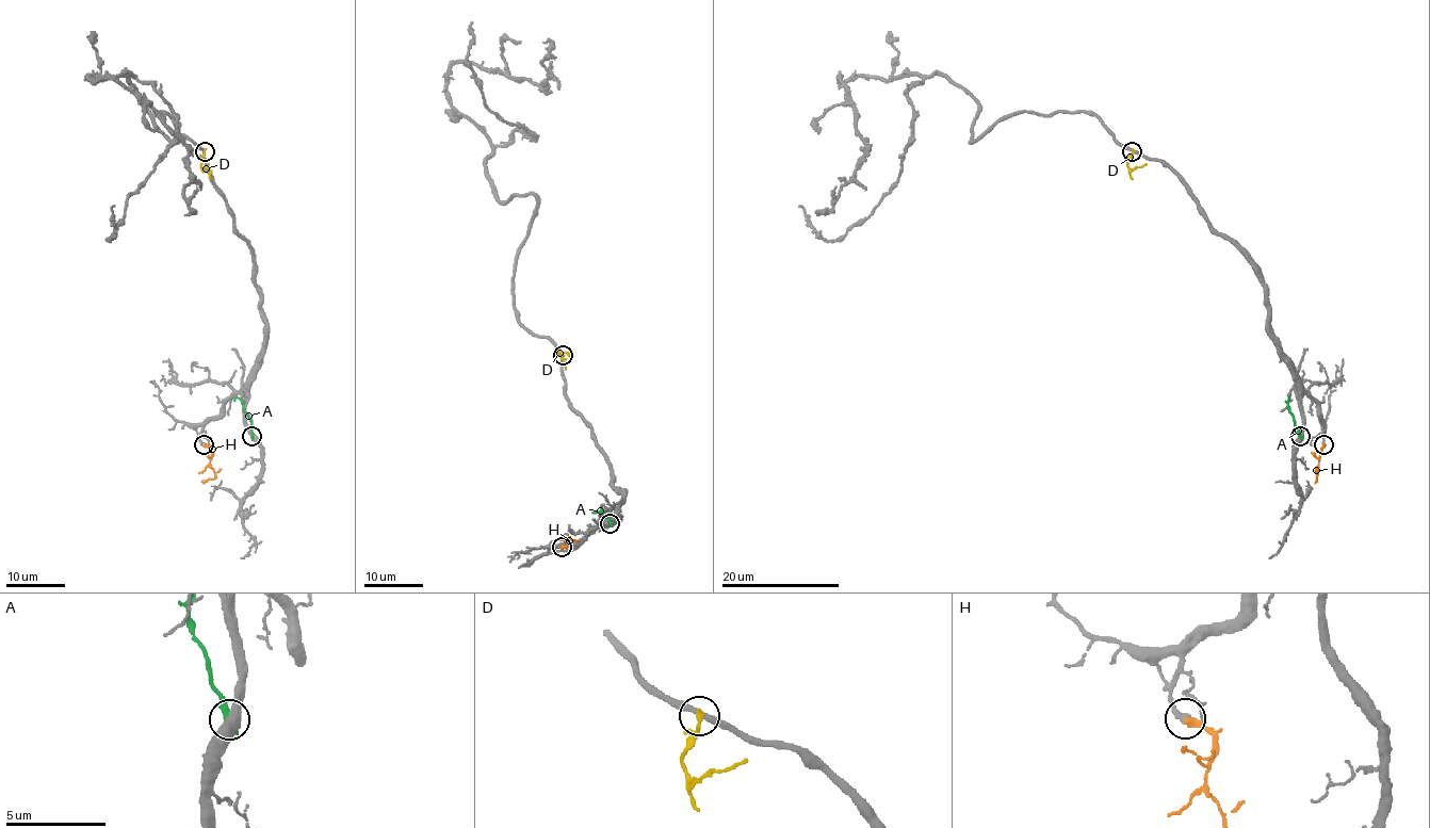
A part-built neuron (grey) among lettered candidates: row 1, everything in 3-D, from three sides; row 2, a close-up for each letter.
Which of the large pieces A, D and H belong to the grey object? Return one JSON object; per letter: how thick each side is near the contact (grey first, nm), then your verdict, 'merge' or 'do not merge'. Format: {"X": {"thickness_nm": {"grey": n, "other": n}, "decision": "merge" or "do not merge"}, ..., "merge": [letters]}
{"A": {"thickness_nm": {"grey": 500, "other": 360}, "decision": "do not merge"}, "D": {"thickness_nm": {"grey": 280, "other": 200}, "decision": "do not merge"}, "H": {"thickness_nm": {"grey": 280, "other": 360}, "decision": "merge"}, "merge": ["H"]}

